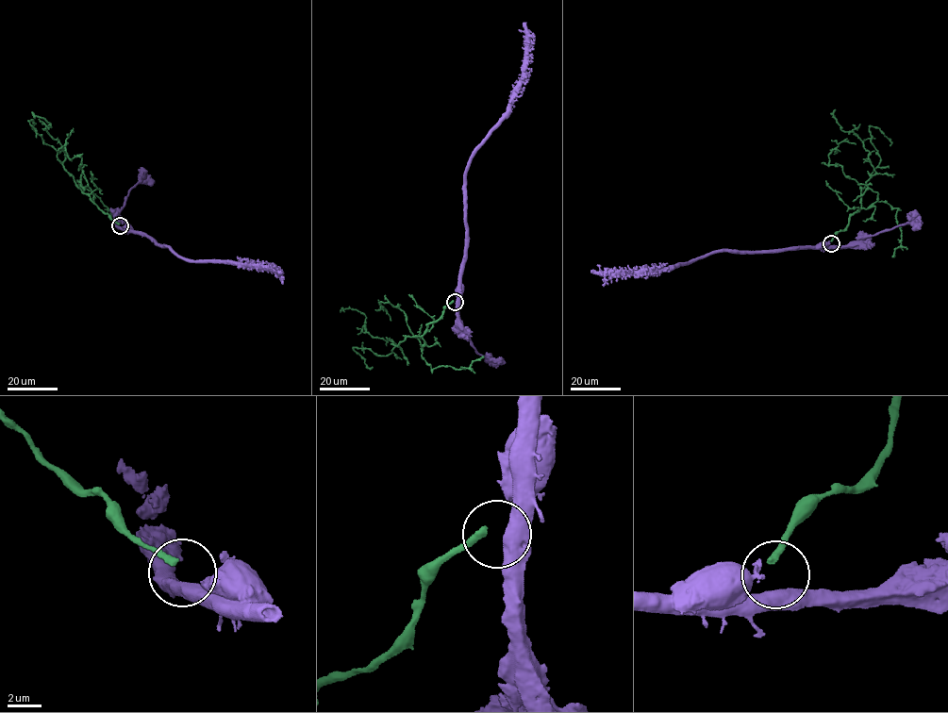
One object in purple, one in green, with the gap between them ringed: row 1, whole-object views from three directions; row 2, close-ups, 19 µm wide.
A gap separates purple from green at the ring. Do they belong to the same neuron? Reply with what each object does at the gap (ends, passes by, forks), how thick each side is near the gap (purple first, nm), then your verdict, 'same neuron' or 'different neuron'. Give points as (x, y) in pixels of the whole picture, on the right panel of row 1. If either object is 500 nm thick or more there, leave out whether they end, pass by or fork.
calibres 750 and 420 nm; different neuron

